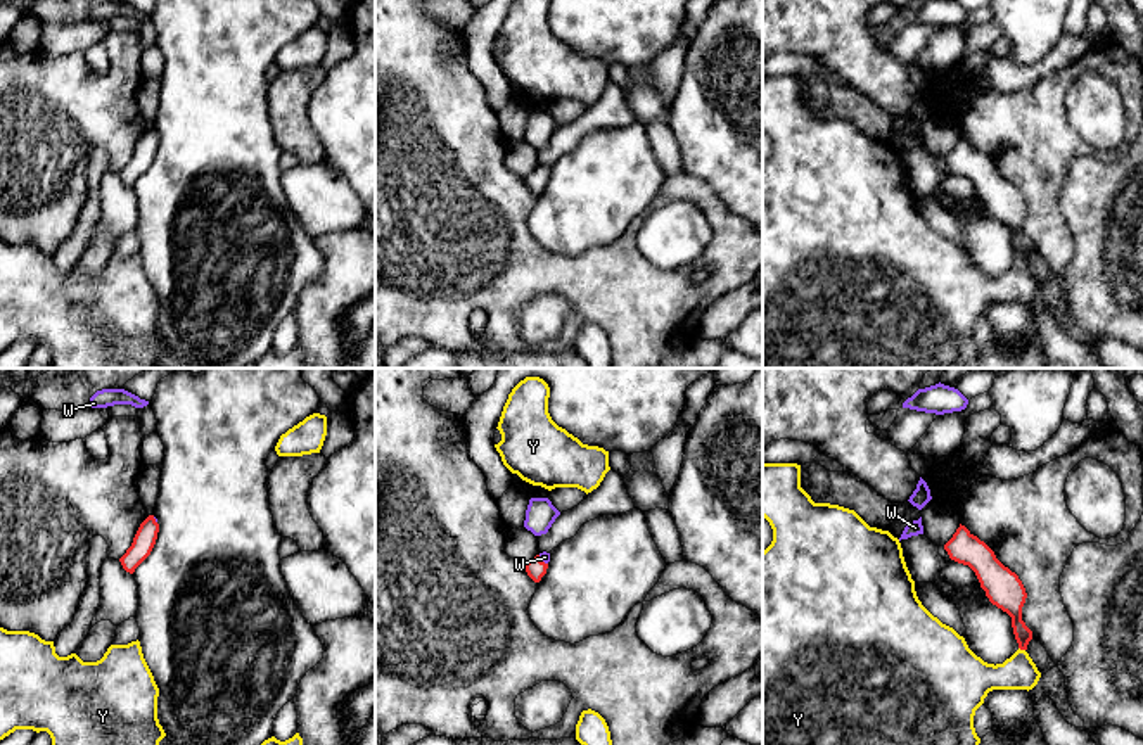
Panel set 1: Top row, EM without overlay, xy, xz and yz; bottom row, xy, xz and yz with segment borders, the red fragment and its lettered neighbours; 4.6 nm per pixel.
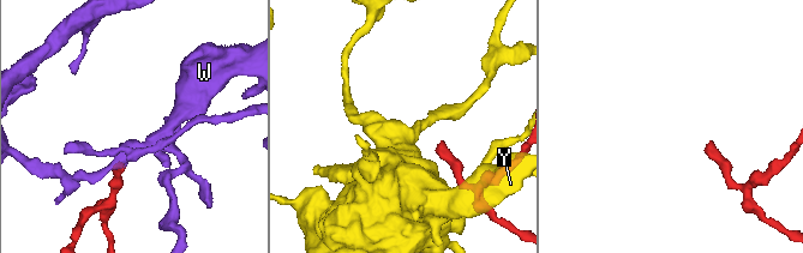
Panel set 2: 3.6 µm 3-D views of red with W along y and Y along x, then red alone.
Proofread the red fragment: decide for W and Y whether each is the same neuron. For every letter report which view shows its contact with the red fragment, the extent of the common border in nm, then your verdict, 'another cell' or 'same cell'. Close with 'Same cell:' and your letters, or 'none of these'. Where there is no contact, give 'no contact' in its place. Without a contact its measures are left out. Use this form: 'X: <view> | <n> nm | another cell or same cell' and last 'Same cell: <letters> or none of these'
W: xz | 60 nm | same cell
Y: yz | 40 nm | another cell
Same cell: W

